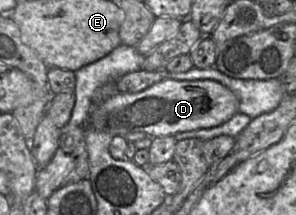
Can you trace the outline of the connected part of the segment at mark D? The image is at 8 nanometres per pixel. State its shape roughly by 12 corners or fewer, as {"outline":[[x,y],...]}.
{"outline":[[170,80],[92,105],[112,136],[216,127],[239,100],[212,80]]}

